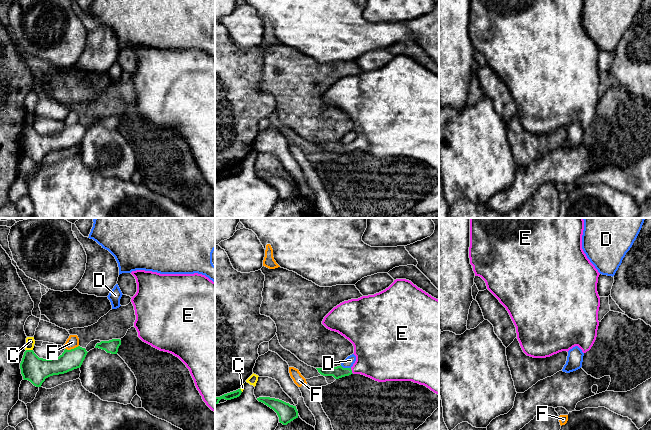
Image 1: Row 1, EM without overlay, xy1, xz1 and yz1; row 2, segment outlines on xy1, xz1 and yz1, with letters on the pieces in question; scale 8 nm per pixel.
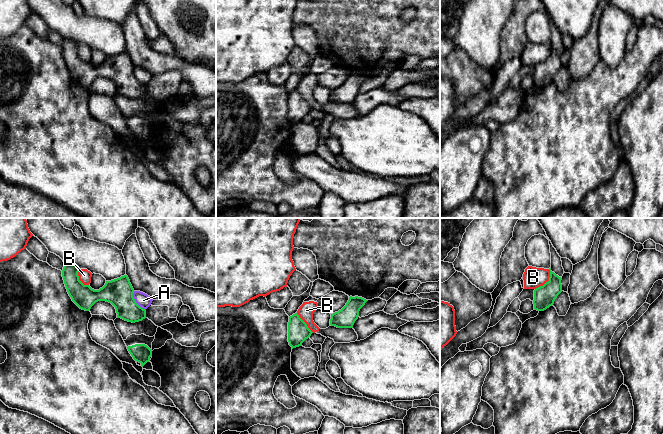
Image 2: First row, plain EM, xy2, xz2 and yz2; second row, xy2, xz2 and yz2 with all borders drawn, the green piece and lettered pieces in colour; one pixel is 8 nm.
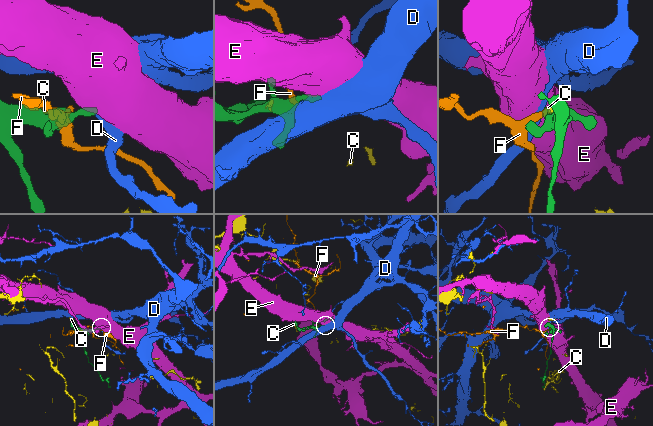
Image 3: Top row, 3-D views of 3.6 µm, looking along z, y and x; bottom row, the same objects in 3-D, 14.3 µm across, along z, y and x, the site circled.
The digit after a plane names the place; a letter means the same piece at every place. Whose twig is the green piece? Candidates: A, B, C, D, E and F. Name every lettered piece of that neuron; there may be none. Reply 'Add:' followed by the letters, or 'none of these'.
Add: E

